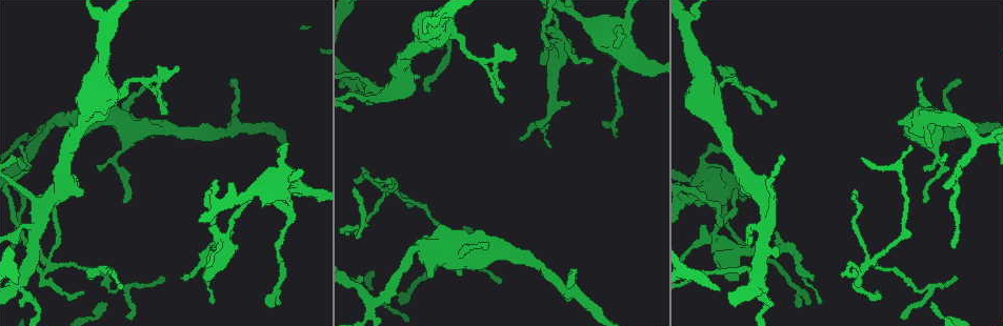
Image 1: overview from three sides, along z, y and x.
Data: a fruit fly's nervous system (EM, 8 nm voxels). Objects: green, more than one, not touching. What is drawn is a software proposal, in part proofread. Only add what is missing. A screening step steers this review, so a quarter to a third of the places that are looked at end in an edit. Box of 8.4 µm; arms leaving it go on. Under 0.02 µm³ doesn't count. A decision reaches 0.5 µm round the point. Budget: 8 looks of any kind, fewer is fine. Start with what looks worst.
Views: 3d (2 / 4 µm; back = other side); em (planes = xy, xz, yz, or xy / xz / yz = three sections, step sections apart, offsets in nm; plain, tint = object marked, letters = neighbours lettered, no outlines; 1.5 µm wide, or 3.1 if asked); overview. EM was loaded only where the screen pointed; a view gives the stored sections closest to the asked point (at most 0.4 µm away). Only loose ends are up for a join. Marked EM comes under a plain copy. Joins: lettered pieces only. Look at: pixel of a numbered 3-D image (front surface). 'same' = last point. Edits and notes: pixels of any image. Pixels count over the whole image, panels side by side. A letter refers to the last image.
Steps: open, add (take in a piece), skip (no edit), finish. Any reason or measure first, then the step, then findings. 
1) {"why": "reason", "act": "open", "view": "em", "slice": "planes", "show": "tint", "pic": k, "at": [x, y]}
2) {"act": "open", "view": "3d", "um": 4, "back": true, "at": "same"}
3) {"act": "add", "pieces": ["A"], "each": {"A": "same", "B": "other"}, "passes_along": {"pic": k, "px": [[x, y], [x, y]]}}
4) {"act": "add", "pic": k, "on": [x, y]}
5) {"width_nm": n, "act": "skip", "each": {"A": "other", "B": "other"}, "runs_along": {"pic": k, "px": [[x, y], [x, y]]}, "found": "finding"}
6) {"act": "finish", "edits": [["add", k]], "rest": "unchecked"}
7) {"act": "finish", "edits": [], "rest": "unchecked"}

{"why": "thin end", "act": "open", "view": "em", "slice": "planes", "show": "letters", "pic": 1, "at": [813, 278]}

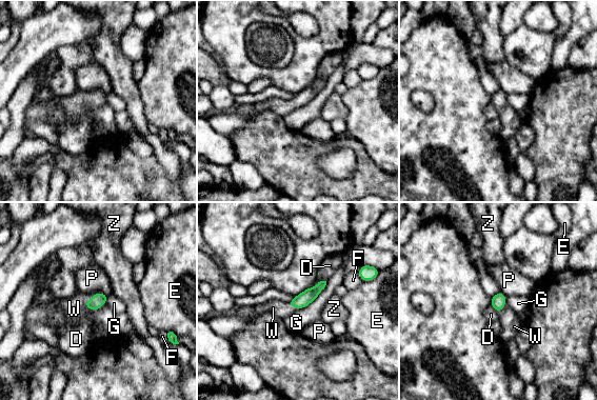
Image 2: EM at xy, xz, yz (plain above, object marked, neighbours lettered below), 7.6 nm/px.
{"width_nm": 110, "act": "add", "pieces": ["W"], "each": {"D": "other", "E": "other", "F": "other", "G": "other", "P": "other", "W": "same", "Z": "other"}, "passes_along": {"pic": 2, "px": [[99, 299], [94, 312], [74, 308]]}, "found": "it goes on there"}

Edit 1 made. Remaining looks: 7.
{"act": "open", "view": "overview"}

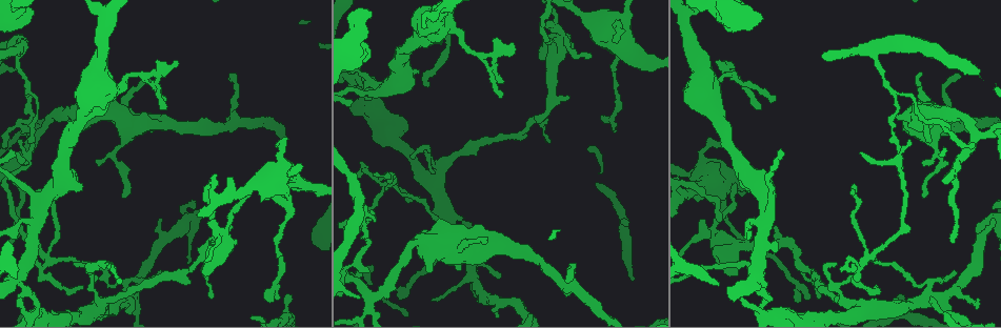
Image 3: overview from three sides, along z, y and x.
{"why": "tapers out", "act": "open", "view": "em", "slice": "planes", "show": "letters", "pic": 3, "at": [16, 151]}

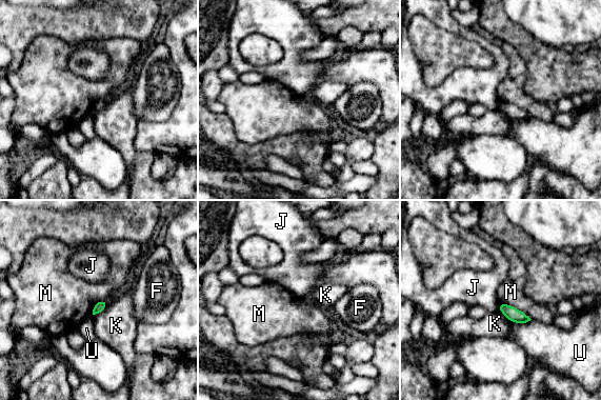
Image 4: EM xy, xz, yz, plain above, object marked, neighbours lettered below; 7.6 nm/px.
{"act": "skip", "each": {"F": "other", "J": "other", "K": "other", "M": "other", "U": "other"}, "border": {"pic": 4, "px": [[498, 303], [511, 304], [531, 319]]}, "found": "no lettered piece goes on from it"}

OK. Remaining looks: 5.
{"why": "free end", "act": "open", "view": "3d", "um": 2, "pic": 3, "at": [427, 267]}

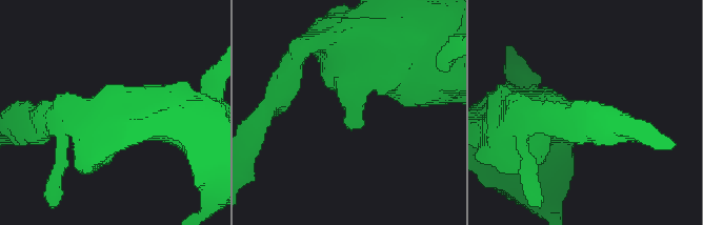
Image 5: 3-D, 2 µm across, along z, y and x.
{"act": "open", "view": "em", "slice": "xy", "step": 8, "show": "letters", "pic": 5, "at": [350, 122]}

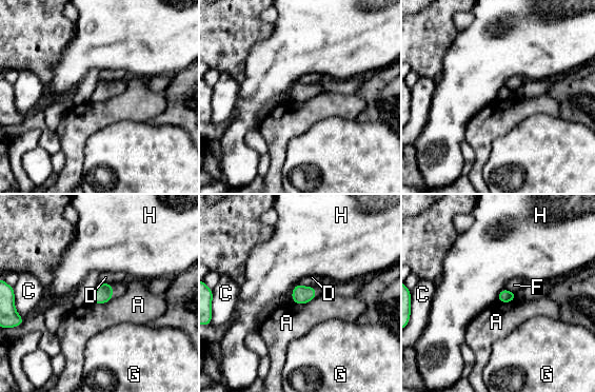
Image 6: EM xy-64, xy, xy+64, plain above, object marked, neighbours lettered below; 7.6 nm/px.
{"act": "skip", "each": {"A": "other", "C": "other", "D": "other", "F": "other", "G": "other", "H": "other"}, "border": {"pic": 6, "px": [[503, 288], [496, 299]]}, "found": "no lettered piece goes on from it"}

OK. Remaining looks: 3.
{"act": "finish", "edits": [["add", 2]], "rest": "unchecked"}

